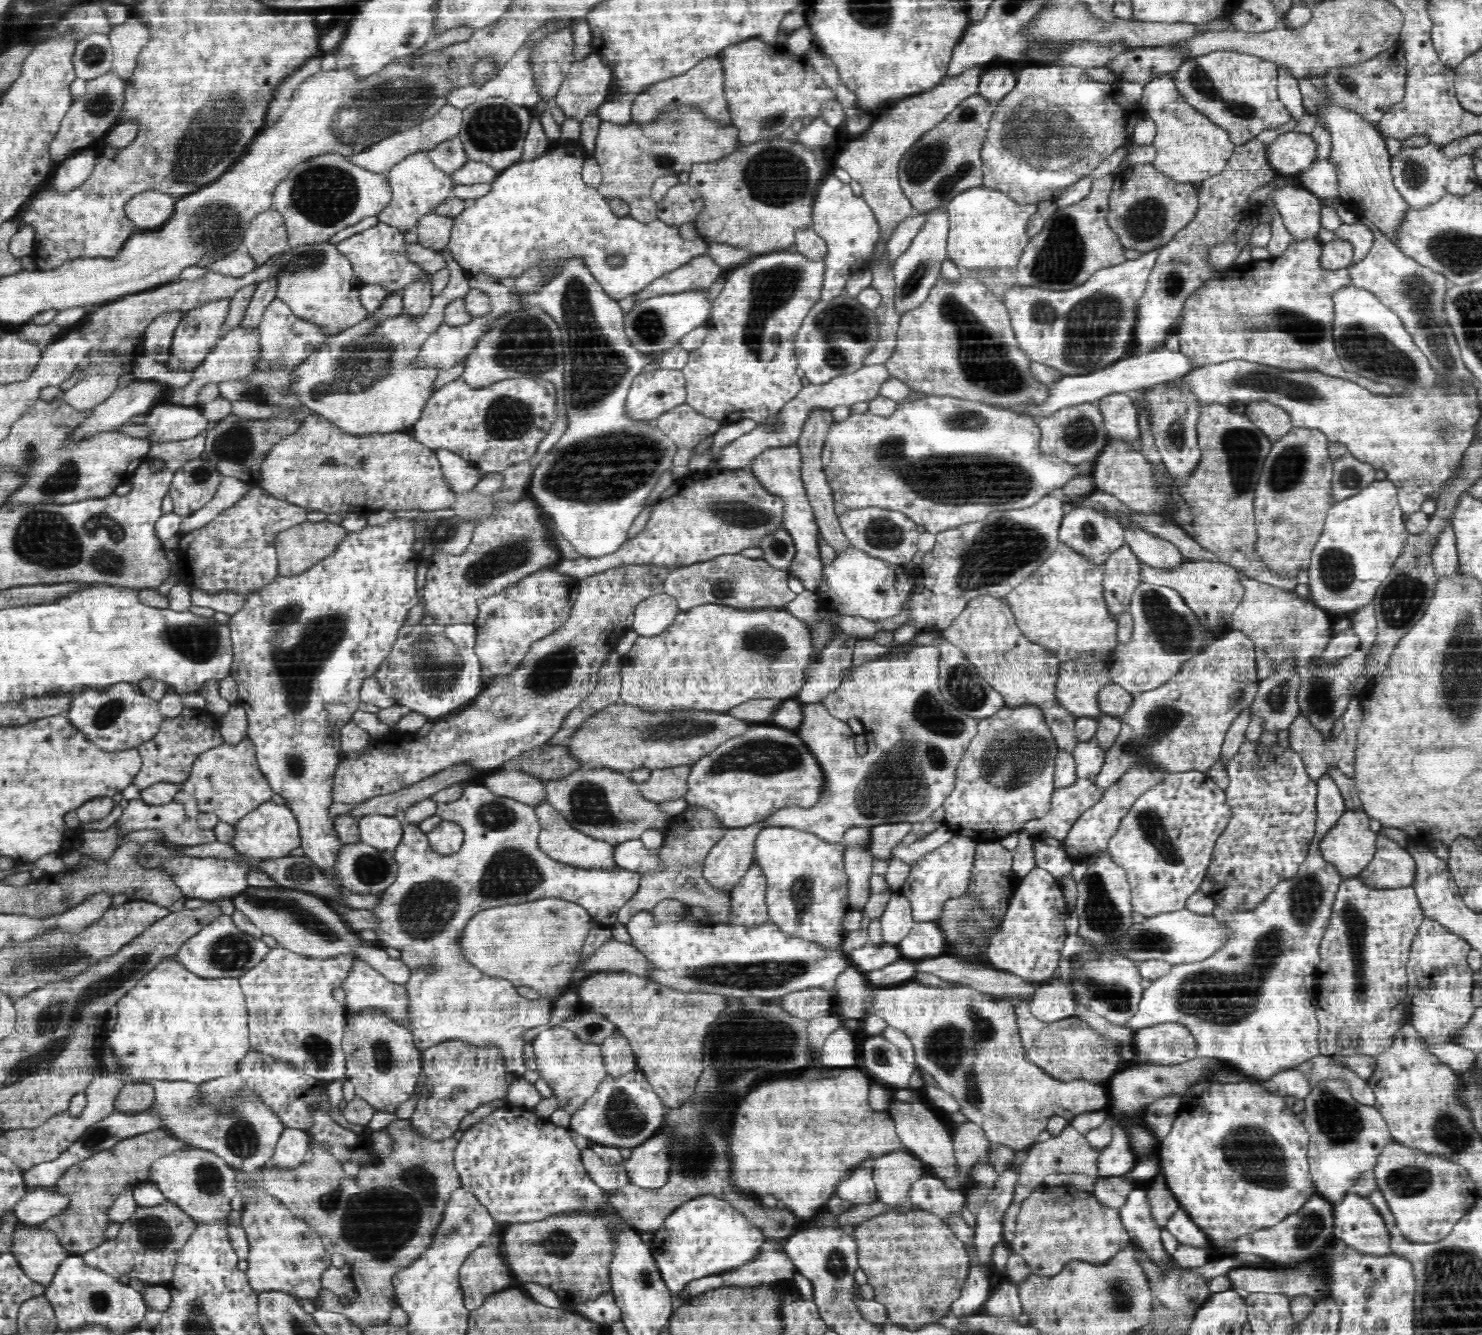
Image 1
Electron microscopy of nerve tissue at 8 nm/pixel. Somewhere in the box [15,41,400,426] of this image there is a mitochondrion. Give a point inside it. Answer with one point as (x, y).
(214, 139)

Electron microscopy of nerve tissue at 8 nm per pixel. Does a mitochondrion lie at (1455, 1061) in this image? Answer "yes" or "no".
no

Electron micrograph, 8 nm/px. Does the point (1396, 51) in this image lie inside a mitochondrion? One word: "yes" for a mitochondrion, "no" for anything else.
no

